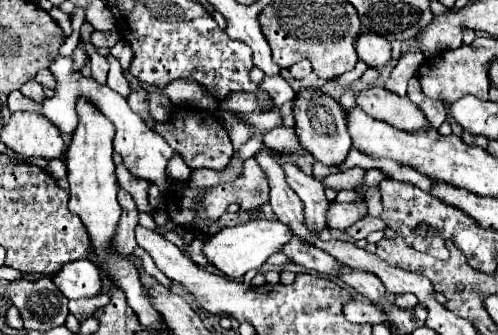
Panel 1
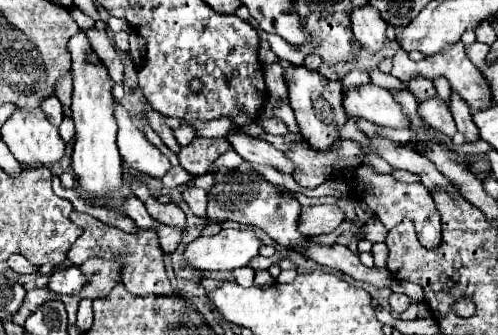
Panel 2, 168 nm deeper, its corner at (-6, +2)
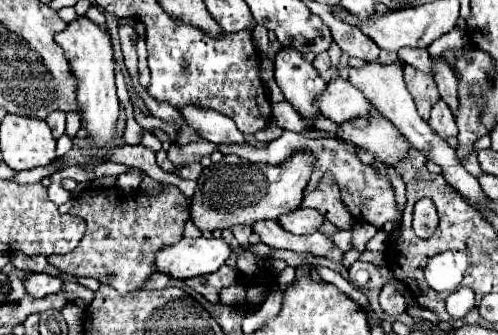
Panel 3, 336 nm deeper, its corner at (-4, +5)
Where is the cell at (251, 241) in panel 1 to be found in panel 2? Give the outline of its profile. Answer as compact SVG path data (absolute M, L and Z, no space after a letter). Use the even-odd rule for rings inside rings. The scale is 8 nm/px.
M221 229L213 237L197 237L185 249L185 259L191 267L201 271L233 271L247 267L251 259L259 257L263 241L255 235L255 229Z

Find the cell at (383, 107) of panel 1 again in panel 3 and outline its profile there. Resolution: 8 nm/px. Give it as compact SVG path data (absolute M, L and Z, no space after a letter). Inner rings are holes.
M341 78L327 82L327 88L317 94L315 106L325 118L337 124L359 118L373 108L369 102L365 102L365 96L349 80Z

